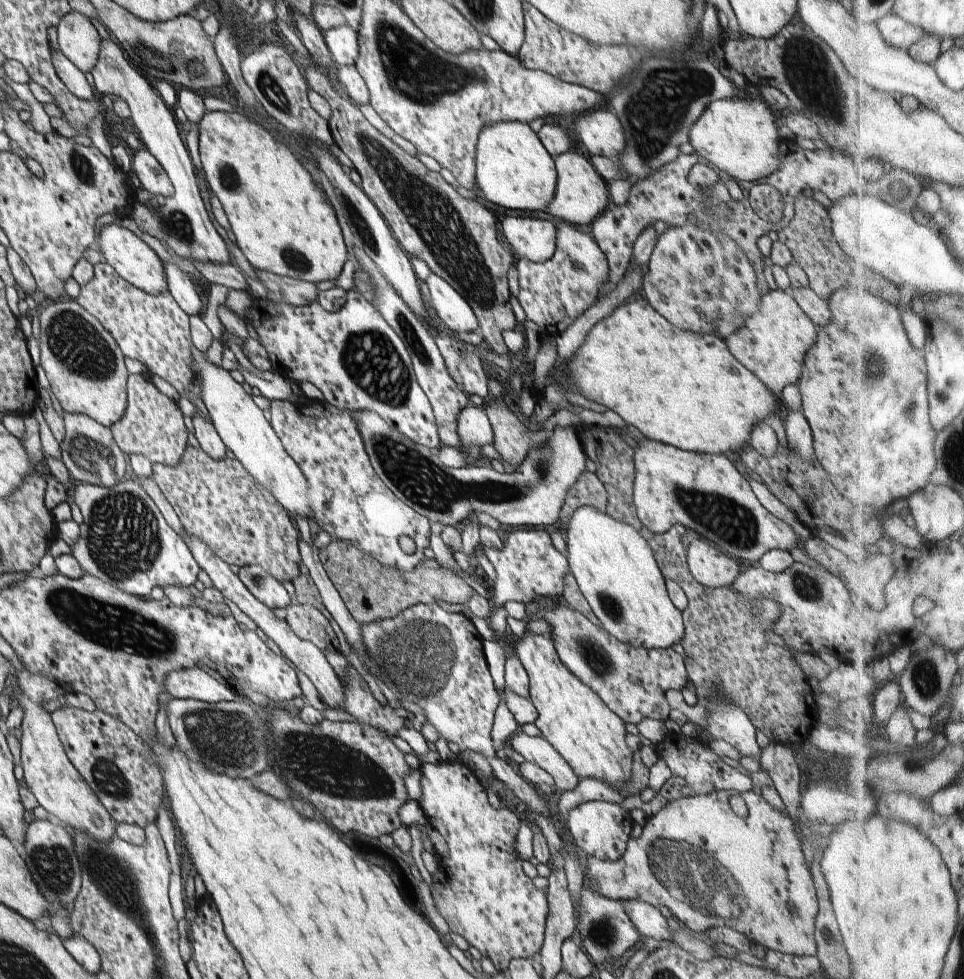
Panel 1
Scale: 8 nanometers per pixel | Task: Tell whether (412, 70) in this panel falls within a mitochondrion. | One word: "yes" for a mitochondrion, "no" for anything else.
yes

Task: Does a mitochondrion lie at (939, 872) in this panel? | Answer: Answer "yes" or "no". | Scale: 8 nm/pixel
no

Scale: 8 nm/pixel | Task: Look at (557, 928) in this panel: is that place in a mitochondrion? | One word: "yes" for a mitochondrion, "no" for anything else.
no

